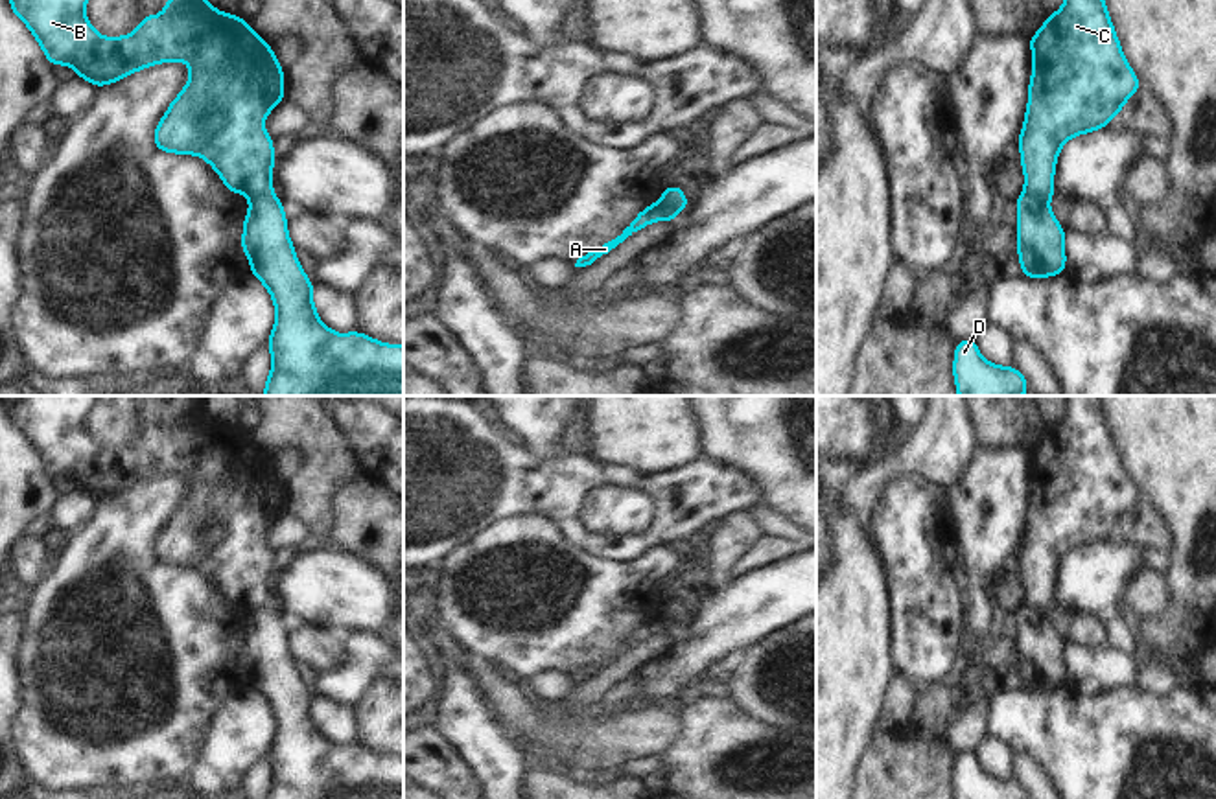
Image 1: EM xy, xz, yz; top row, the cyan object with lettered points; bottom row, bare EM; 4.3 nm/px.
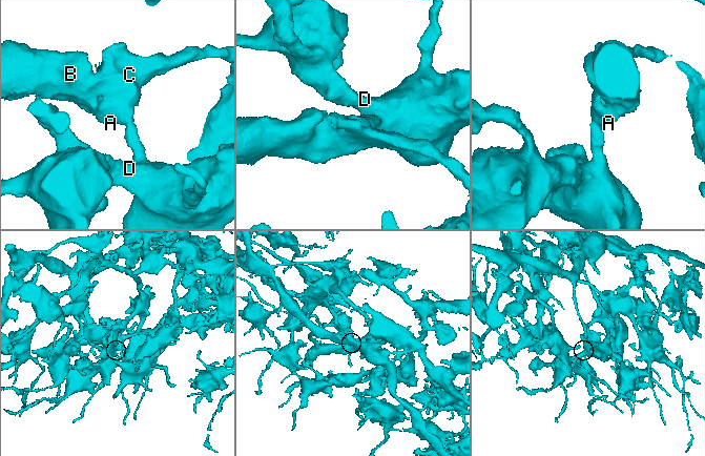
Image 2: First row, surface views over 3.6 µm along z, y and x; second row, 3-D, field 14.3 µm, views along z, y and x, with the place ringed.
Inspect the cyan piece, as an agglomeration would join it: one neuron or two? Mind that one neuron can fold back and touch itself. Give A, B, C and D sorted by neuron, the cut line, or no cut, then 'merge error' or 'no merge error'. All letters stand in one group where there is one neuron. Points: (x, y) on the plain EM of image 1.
groups A B C / D; cut xy (271, 604), (249, 612); merge error

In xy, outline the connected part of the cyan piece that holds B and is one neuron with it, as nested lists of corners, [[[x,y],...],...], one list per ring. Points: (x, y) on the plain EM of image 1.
[[[20,396],[9,409],[11,423],[29,440],[35,453],[44,462],[52,479],[68,477],[92,499],[105,499],[122,493],[133,484],[153,477],[182,473],[190,477],[190,492],[179,508],[170,515],[166,527],[155,539],[155,560],[166,565],[195,567],[205,571],[221,589],[227,602],[243,606],[252,611],[273,606],[273,565],[275,552],[263,541],[265,528],[286,512],[284,481],[278,477],[273,458],[256,447],[249,434],[232,425],[221,425],[203,409],[205,396],[188,396],[192,414],[184,414],[186,396],[170,396],[168,405],[175,409],[164,416],[162,427],[144,427],[142,434],[131,447],[99,449],[96,440],[85,429],[85,418],[98,396]]]

